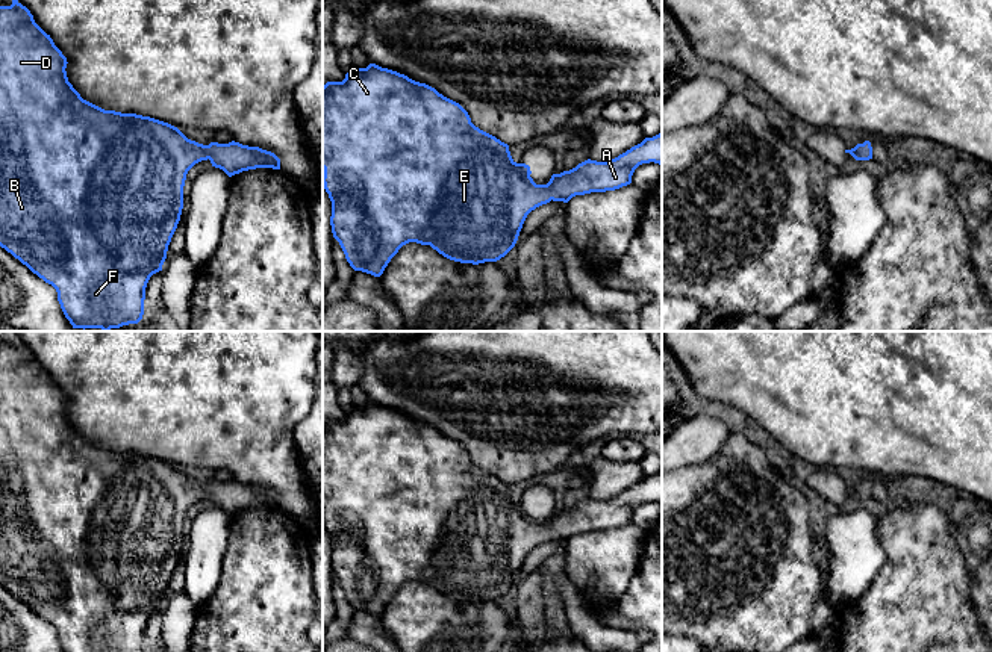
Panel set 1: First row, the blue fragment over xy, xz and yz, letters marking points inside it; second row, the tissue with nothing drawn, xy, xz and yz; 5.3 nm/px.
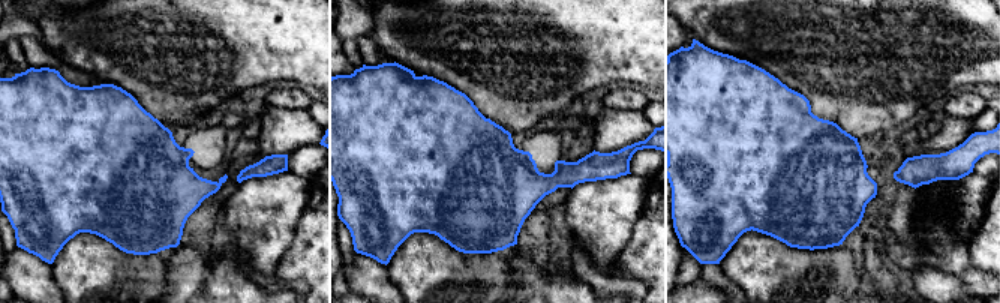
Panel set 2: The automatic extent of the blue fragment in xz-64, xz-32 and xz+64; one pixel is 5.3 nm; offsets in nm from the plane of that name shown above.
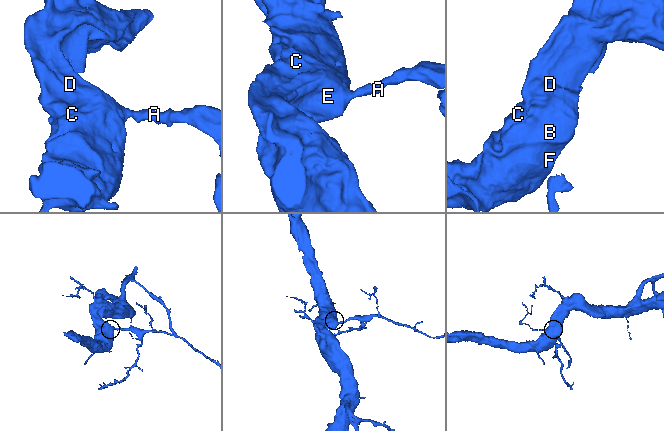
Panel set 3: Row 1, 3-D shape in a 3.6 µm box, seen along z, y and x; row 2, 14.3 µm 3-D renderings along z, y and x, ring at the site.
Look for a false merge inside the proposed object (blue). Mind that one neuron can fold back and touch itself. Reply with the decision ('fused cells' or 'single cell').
single cell

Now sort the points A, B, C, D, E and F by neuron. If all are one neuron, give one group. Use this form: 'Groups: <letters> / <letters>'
Groups: A B C D E F

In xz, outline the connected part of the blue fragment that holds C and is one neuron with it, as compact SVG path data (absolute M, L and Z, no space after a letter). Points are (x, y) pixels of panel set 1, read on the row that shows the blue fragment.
M370 64L367 68L353 67L342 82L323 86L323 185L332 201L332 233L350 266L374 277L380 277L409 242L430 245L460 263L497 262L515 247L527 215L536 207L551 200L568 203L576 195L619 189L632 183L639 165L650 162L662 165L662 132L615 159L588 159L569 171L553 174L547 185L536 185L530 166L516 163L507 144L476 127L459 103L426 83Z

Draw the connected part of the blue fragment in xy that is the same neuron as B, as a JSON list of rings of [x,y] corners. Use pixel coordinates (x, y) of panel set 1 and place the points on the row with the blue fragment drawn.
[[[18,0],[11,6],[0,6],[0,247],[26,265],[33,274],[51,284],[58,292],[58,301],[73,328],[120,328],[138,324],[144,315],[145,287],[150,277],[162,271],[168,245],[180,221],[183,209],[183,186],[188,171],[201,160],[211,160],[212,166],[223,169],[229,177],[256,168],[280,169],[280,159],[259,147],[239,142],[209,145],[188,139],[177,127],[136,113],[105,110],[80,97],[67,77],[67,57],[55,45],[33,20],[30,11]]]

